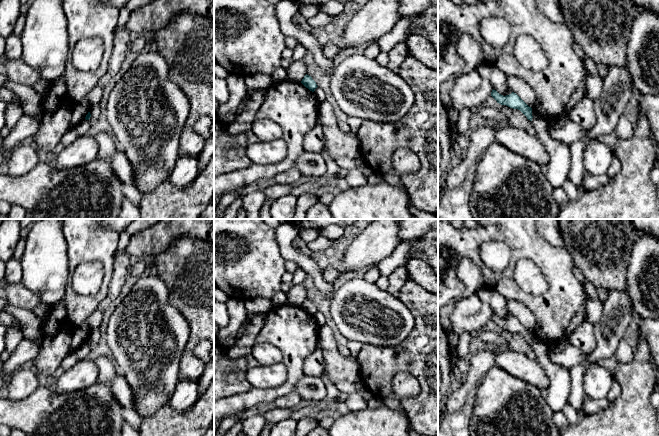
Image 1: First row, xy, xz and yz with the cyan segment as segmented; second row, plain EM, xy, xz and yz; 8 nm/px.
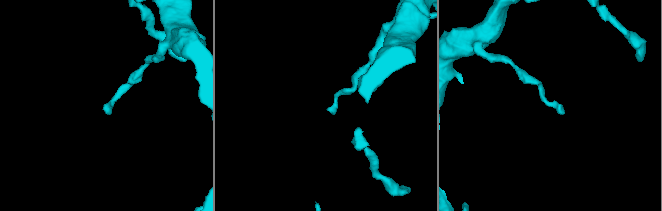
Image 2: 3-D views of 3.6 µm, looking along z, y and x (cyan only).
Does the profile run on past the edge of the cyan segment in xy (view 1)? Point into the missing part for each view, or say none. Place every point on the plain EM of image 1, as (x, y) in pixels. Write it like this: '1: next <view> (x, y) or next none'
1: next none

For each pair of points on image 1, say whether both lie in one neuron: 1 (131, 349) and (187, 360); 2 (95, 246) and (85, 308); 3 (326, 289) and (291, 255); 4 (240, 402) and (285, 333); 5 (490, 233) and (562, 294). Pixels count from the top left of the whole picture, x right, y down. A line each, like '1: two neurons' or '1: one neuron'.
1: two neurons
2: one neuron
3: one neuron
4: one neuron
5: one neuron

